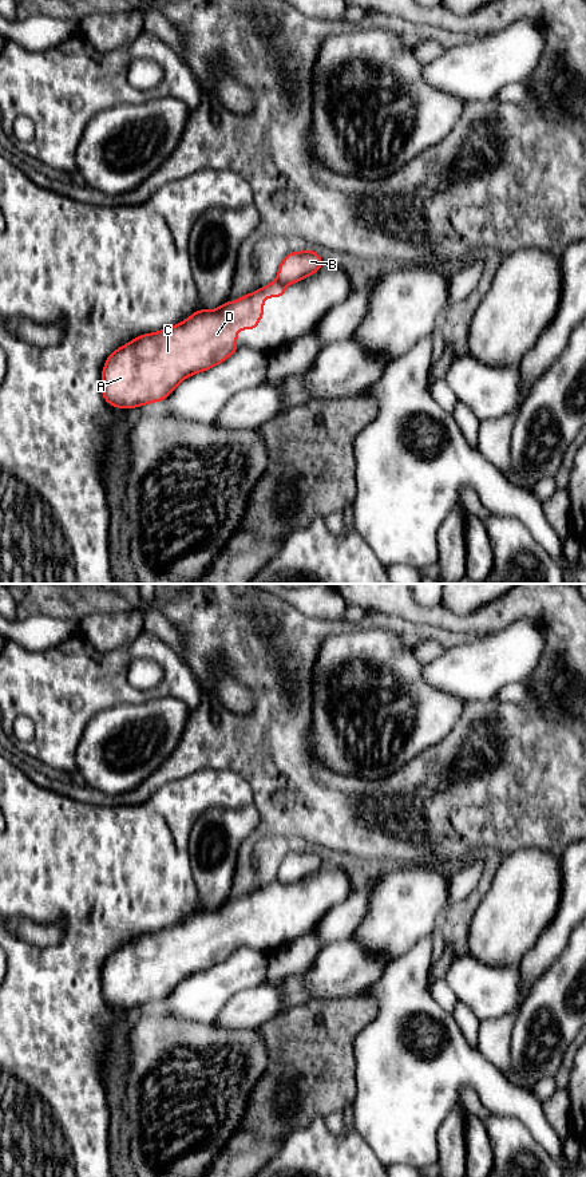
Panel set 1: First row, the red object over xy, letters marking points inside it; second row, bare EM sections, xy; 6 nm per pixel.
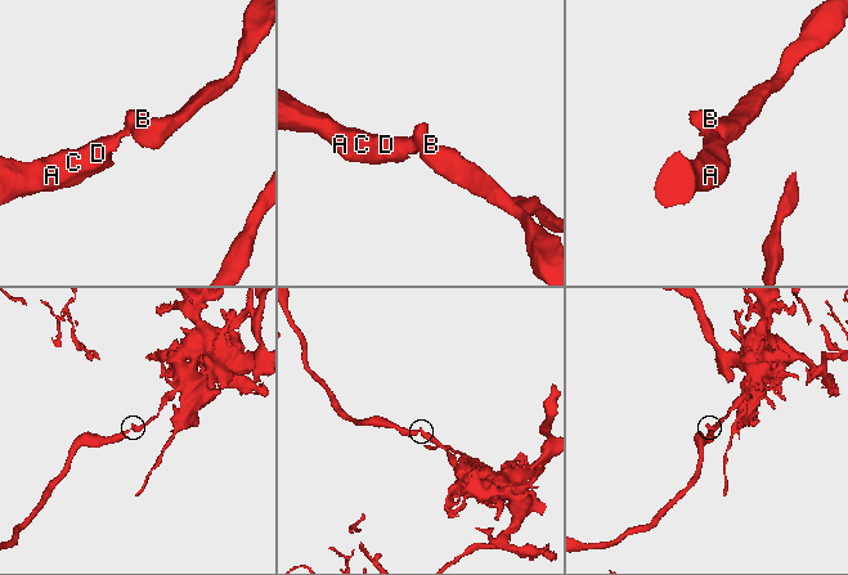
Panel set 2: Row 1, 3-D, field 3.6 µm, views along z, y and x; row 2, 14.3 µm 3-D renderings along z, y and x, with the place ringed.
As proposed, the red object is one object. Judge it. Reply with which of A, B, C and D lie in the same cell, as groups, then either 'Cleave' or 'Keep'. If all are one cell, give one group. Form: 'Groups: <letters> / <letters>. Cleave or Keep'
Groups: A C D / B. Cleave

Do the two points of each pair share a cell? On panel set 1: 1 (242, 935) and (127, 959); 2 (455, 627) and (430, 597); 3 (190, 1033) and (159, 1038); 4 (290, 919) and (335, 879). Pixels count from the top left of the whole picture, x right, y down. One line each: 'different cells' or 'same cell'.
1: same cell
2: different cells
3: same cell
4: same cell

